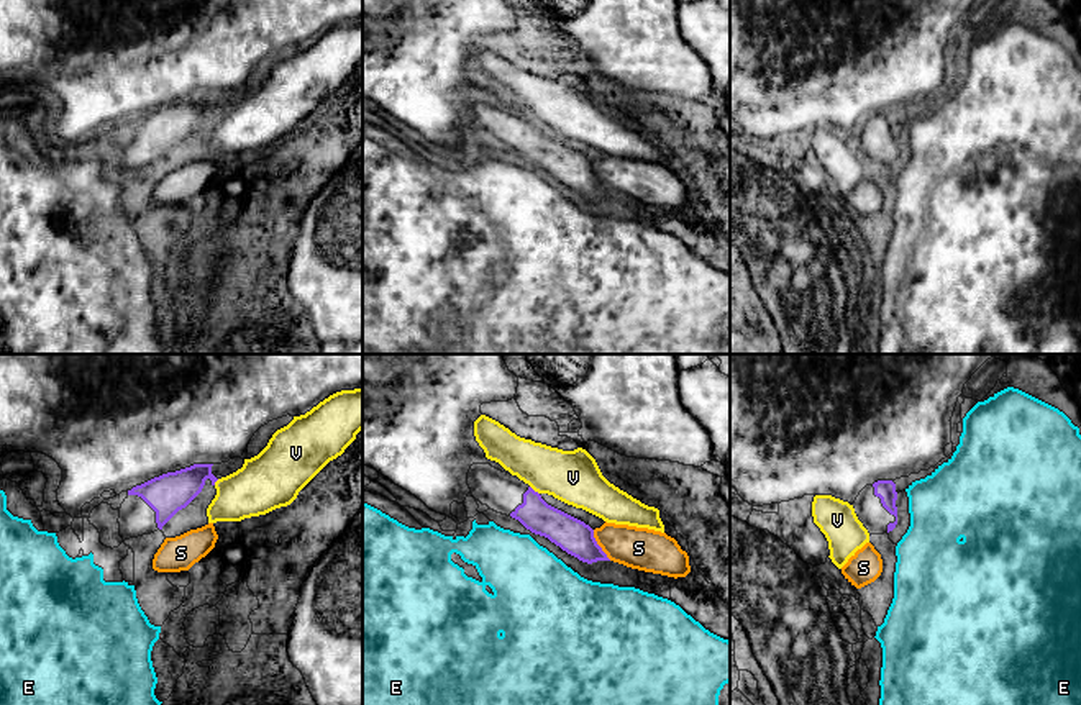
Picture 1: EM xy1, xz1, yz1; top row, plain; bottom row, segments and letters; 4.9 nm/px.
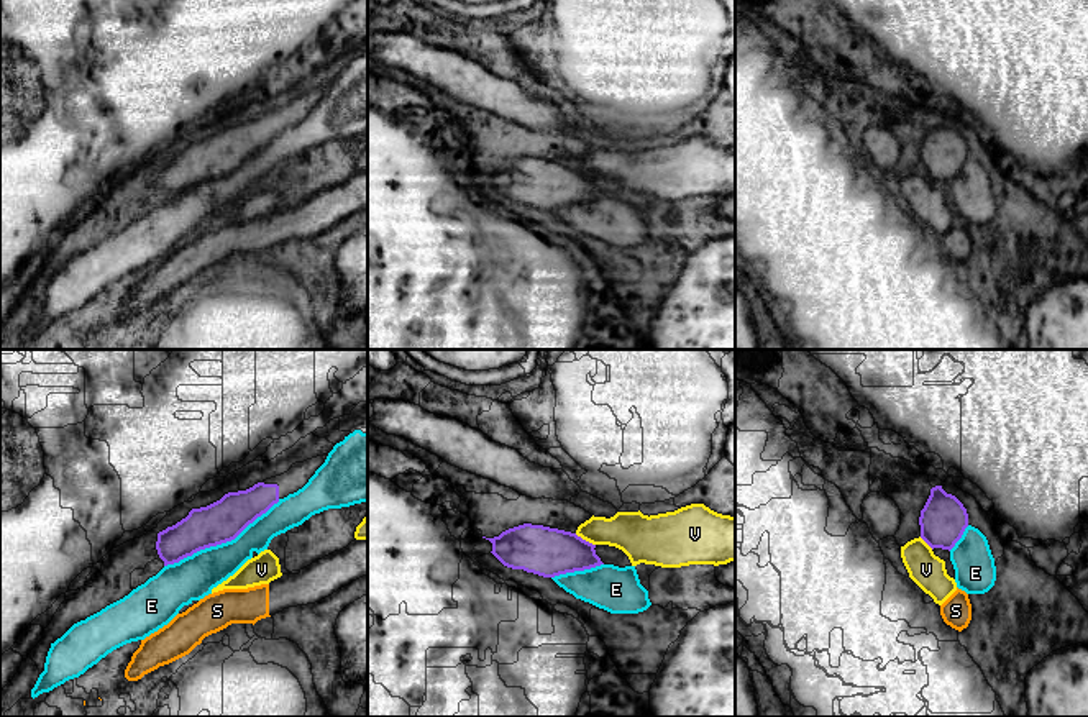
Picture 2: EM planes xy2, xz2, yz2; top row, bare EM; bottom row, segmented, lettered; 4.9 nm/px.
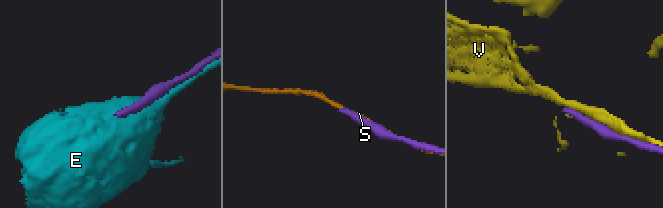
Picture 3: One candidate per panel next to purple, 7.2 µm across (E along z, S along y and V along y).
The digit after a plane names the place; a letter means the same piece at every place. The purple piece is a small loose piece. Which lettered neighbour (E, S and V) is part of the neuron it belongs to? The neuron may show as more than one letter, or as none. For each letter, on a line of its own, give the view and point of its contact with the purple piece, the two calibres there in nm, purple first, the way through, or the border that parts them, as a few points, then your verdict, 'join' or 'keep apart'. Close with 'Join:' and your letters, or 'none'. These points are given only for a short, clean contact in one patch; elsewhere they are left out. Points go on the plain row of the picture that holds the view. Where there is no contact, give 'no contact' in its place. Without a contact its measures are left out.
E: contact xy2 (222, 174); calibres 200 and 220 nm; keep apart
S: contact xz1 (597, 177); calibres 170 and 200 nm; keep apart
V: contact xz2 (585, 173); calibres 240 and 200 nm; keep apart
Join: none

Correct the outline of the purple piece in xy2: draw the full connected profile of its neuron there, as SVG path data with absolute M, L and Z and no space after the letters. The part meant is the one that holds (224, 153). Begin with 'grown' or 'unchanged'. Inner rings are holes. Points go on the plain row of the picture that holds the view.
grown; M328 85L295 95L281 108L258 115L246 123L228 125L207 139L192 141L185 151L158 166L156 182L164 199L235 172L274 136L302 121L327 89Z

